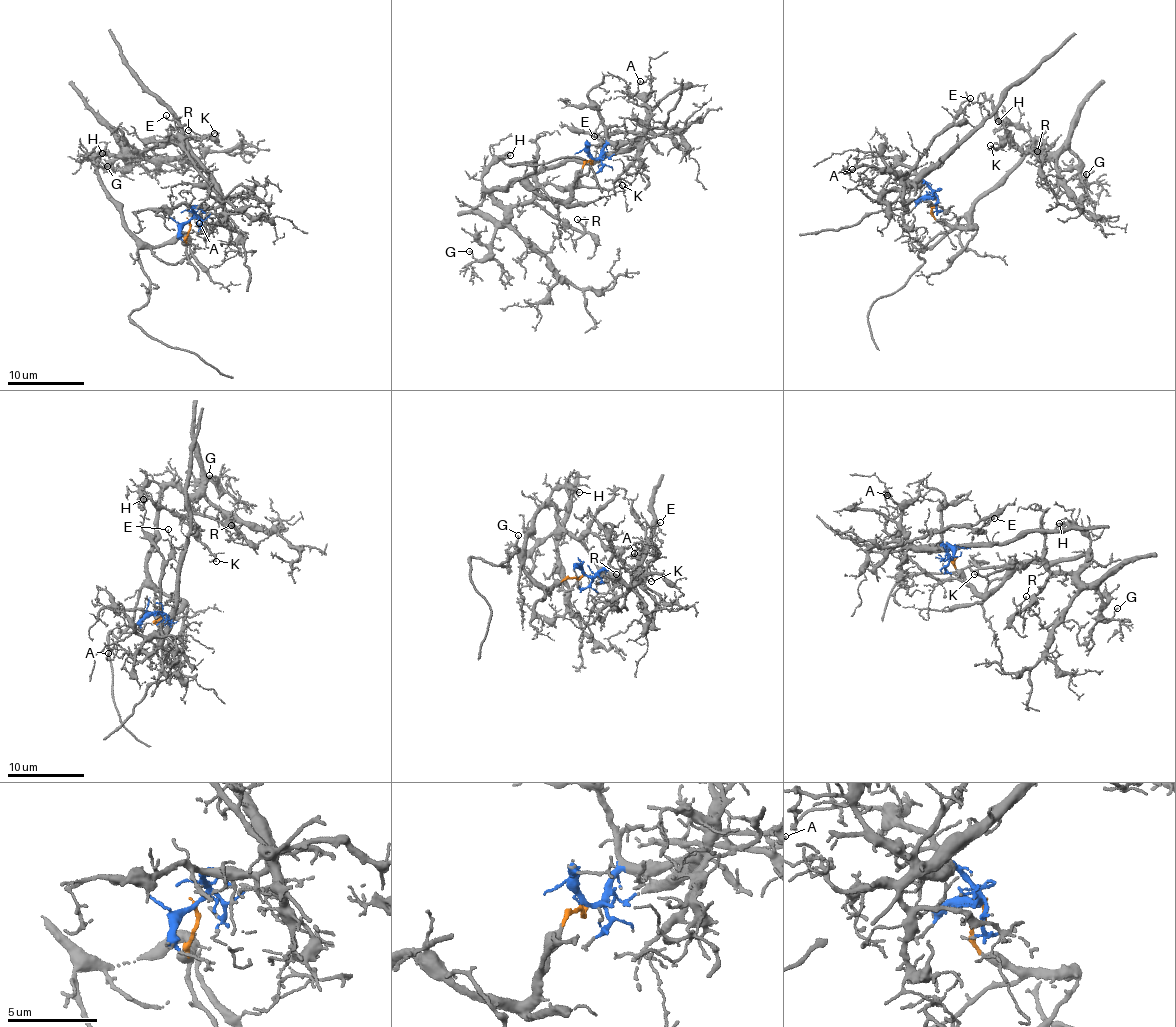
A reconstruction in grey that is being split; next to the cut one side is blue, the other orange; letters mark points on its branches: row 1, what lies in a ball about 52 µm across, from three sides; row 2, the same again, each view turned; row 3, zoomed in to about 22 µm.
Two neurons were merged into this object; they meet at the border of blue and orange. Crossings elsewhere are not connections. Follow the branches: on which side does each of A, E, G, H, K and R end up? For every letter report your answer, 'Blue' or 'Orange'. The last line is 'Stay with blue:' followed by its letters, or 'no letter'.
A: Blue
E: Blue
G: Orange
H: Orange
K: Orange
R: Orange
Stay with blue: A, E

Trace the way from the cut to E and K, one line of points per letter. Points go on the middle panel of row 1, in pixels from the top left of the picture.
E: (593, 159), (608, 144), (625, 145), (641, 136), (619, 130), (602, 142), (594, 136)
K: (593, 159), (565, 201), (513, 181), (488, 192), (516, 207), (542, 185), (605, 189), (621, 184)

